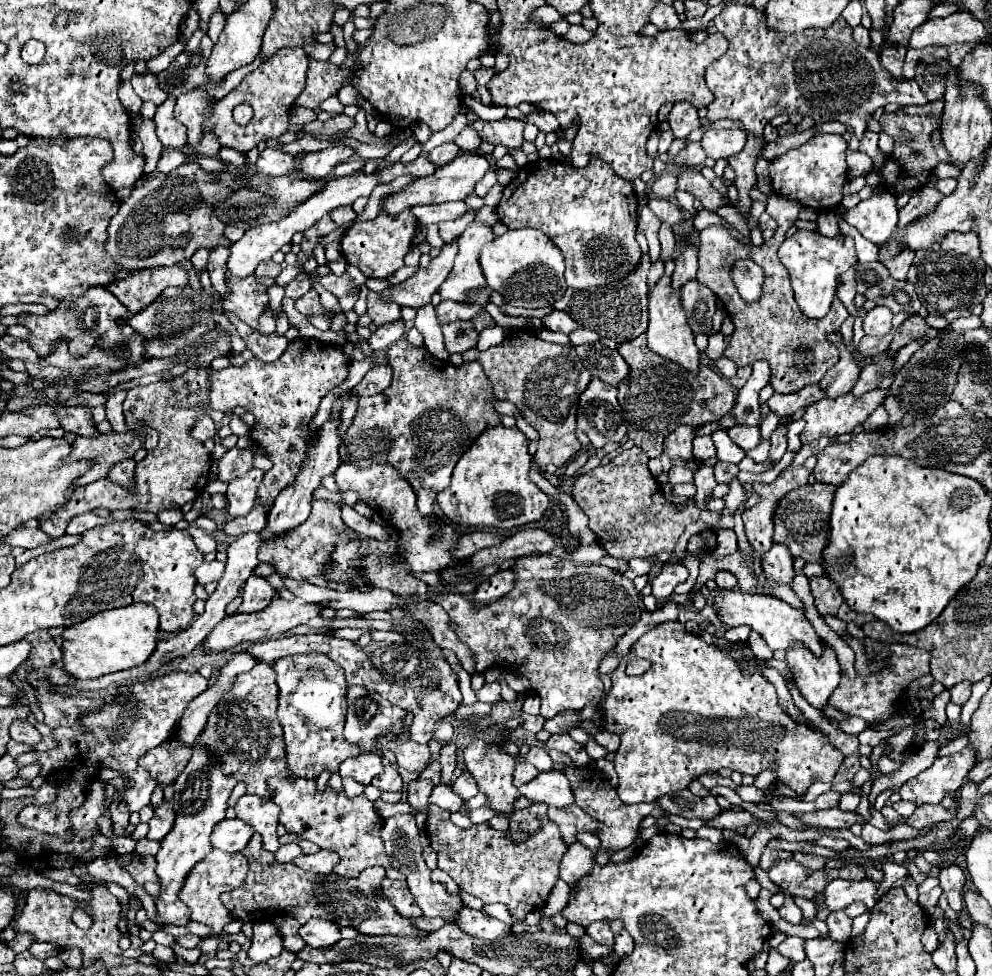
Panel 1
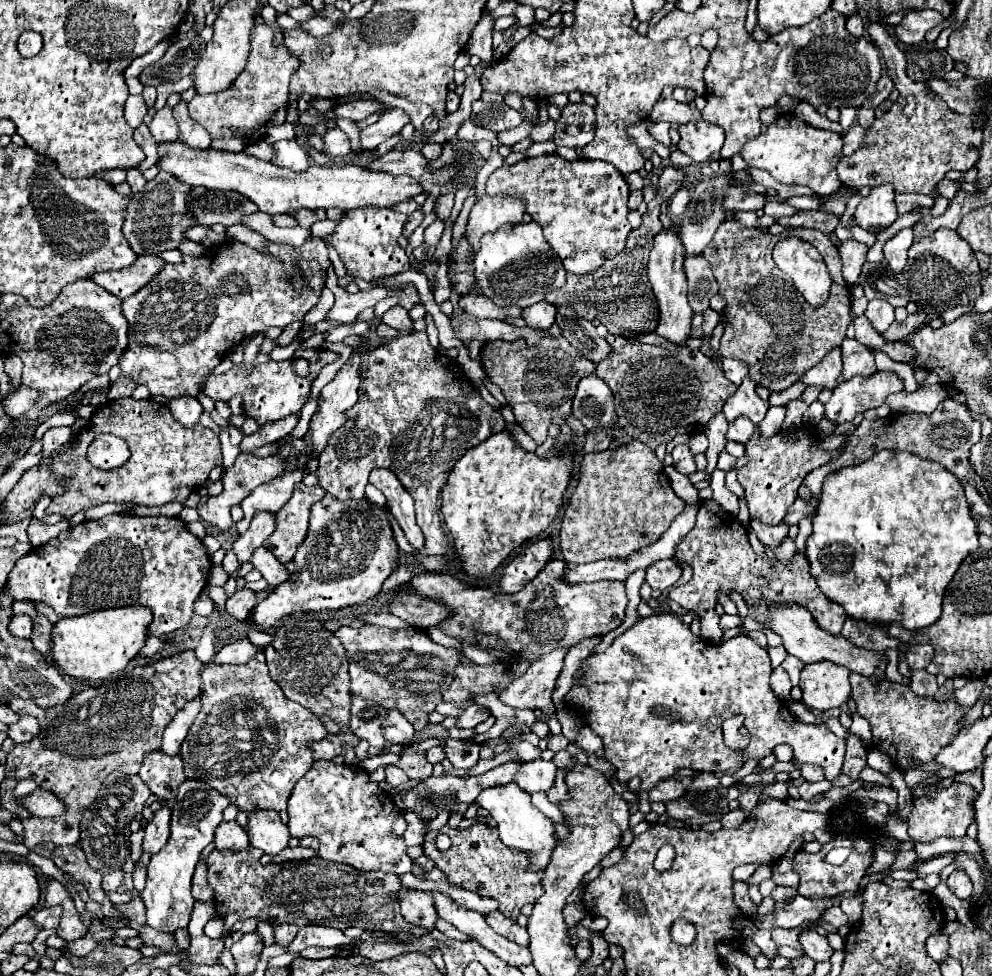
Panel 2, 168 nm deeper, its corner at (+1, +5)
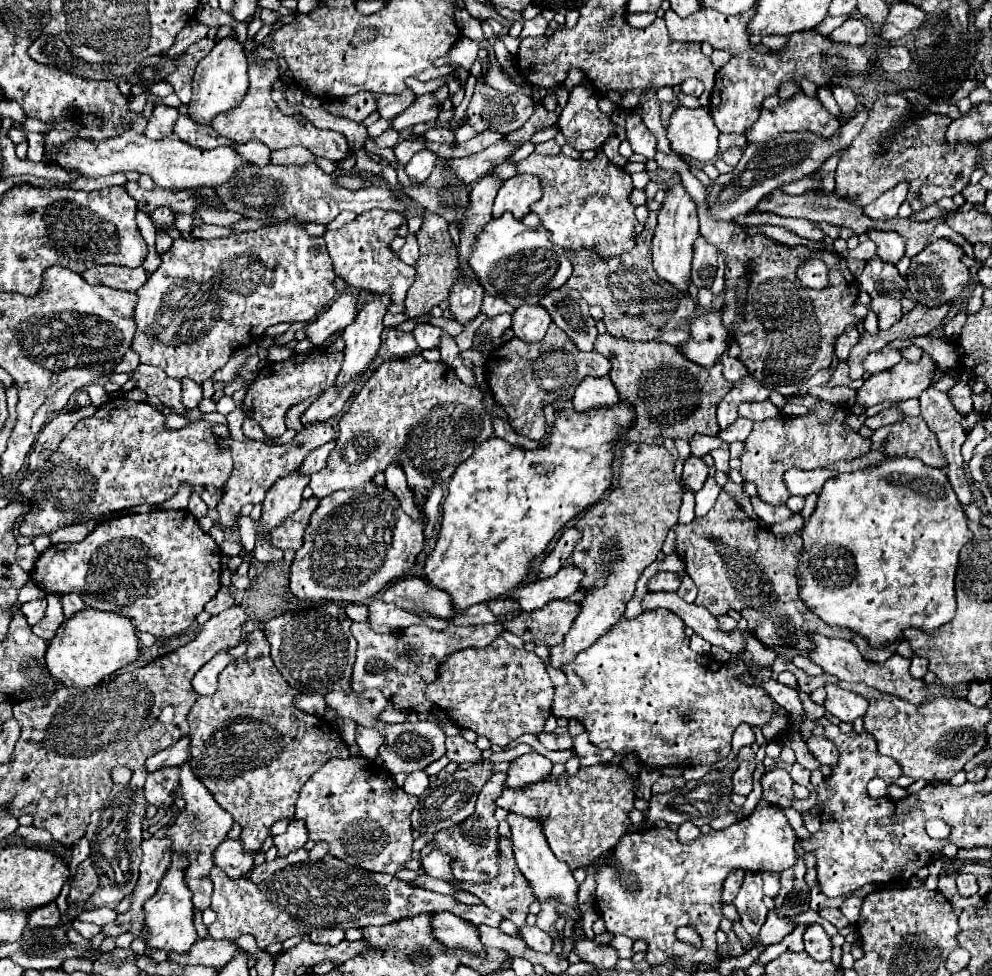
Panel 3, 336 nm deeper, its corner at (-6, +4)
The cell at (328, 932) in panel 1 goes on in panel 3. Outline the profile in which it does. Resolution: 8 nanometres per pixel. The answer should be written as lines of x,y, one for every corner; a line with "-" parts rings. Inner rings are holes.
335,928
335,930
313,930
309,938
311,938
311,942
315,942
315,944
335,946
335,944
339,944
341,940
345,940
345,932
343,932
341,928

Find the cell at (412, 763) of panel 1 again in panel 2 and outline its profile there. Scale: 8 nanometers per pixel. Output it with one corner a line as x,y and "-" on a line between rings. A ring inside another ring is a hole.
388,709
388,719
384,721
384,737
388,743
404,743
414,737
414,727
396,709

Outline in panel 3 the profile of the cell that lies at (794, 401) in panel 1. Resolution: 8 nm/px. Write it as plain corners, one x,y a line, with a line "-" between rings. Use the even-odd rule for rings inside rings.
849,326
835,342
835,356
839,358
839,362
845,362
849,358
849,352
857,342
859,342
857,326

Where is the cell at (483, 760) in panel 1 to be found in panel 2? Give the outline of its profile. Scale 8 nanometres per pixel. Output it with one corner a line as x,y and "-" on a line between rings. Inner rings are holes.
516,783
508,785
498,785
494,789
484,789
478,799
476,799
498,823
496,829
500,833
500,839
506,847
512,847
516,851
530,853
530,863
528,869
532,871
544,871
550,863
550,853
556,845
556,833
554,833
554,823
550,817
546,817
542,811
538,811
530,803
530,795
524,793

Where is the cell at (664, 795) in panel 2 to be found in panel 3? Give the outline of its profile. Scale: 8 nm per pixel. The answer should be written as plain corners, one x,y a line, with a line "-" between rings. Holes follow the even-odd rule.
661,776
651,786
651,794
663,794
663,792
669,792
669,790
675,790
675,788
681,788
681,786
685,786
685,778
667,778
667,776

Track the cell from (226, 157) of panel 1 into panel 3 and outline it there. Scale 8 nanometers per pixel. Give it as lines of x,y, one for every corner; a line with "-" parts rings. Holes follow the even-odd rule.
291,146
271,152
271,164
303,164
311,160
315,160
315,156
303,146

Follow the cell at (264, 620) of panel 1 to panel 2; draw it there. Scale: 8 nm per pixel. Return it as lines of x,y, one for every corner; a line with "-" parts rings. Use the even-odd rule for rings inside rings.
324,495
312,505
308,537
294,555
294,563
302,571
292,573
292,581
278,585
260,601
252,611
252,621
260,627
274,627
282,617
296,611
342,609
366,603
380,593
384,581
398,565
398,555
398,545
384,507
368,499
336,501
336,497

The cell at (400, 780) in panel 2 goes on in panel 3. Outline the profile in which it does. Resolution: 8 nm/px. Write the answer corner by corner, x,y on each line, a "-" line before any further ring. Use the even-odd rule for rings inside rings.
413,772
405,778
405,784
403,784
403,790
407,794
413,794
413,796
421,796
429,786
429,776
427,772

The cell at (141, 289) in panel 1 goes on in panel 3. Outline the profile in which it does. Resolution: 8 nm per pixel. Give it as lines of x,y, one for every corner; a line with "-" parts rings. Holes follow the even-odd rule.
93,266
81,274
89,284
101,284
115,290
135,292
147,282
147,272
143,266
125,268
125,266

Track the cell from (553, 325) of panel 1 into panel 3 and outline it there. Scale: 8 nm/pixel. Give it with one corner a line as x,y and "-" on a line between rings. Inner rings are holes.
521,306
513,314
513,332
519,336
523,342
539,342
547,326
551,324
551,316
543,306

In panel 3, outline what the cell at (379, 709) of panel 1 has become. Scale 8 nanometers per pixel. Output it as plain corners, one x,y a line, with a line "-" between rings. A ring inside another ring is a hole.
357,726
357,746
361,750
361,756
375,758
379,746
383,744
383,734
379,730
369,730
363,726

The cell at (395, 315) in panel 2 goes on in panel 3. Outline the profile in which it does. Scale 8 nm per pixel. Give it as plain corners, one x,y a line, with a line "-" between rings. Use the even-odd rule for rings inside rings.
419,322
413,328
413,336
419,344
419,348
435,348
439,346
439,336
441,336
441,328
429,324
429,322

